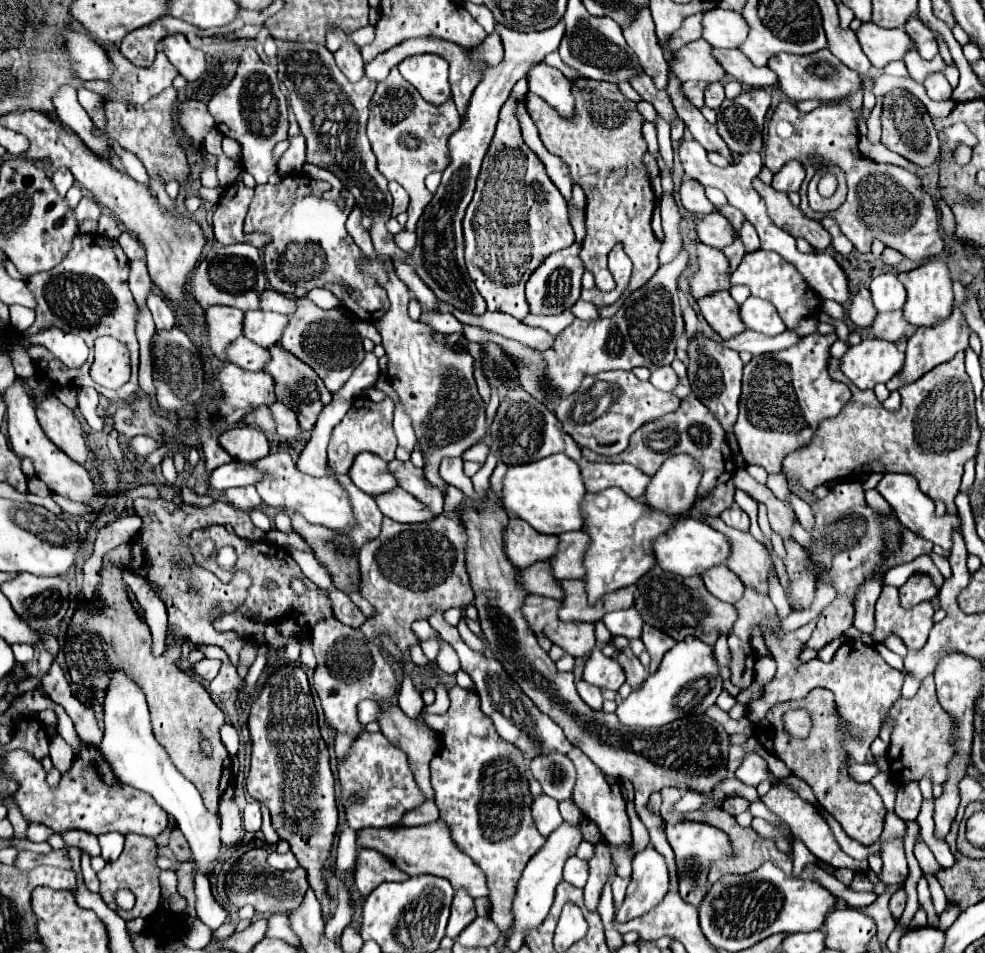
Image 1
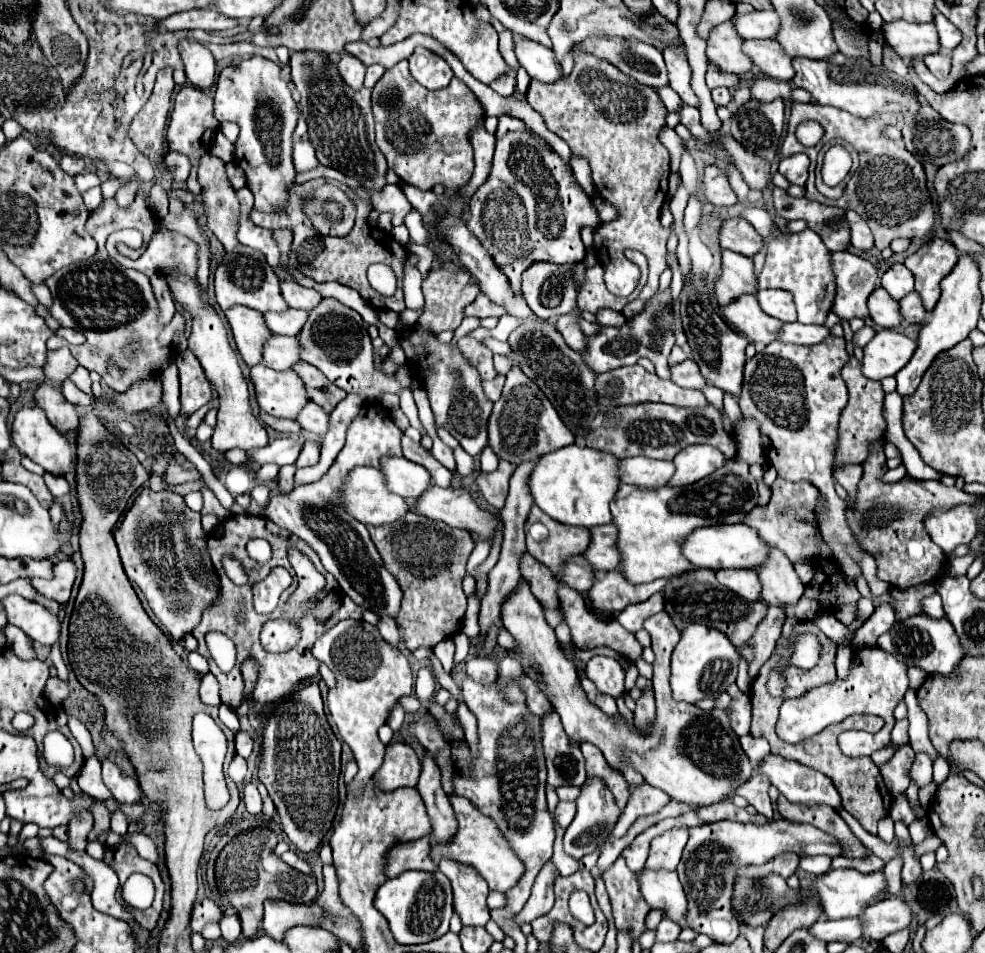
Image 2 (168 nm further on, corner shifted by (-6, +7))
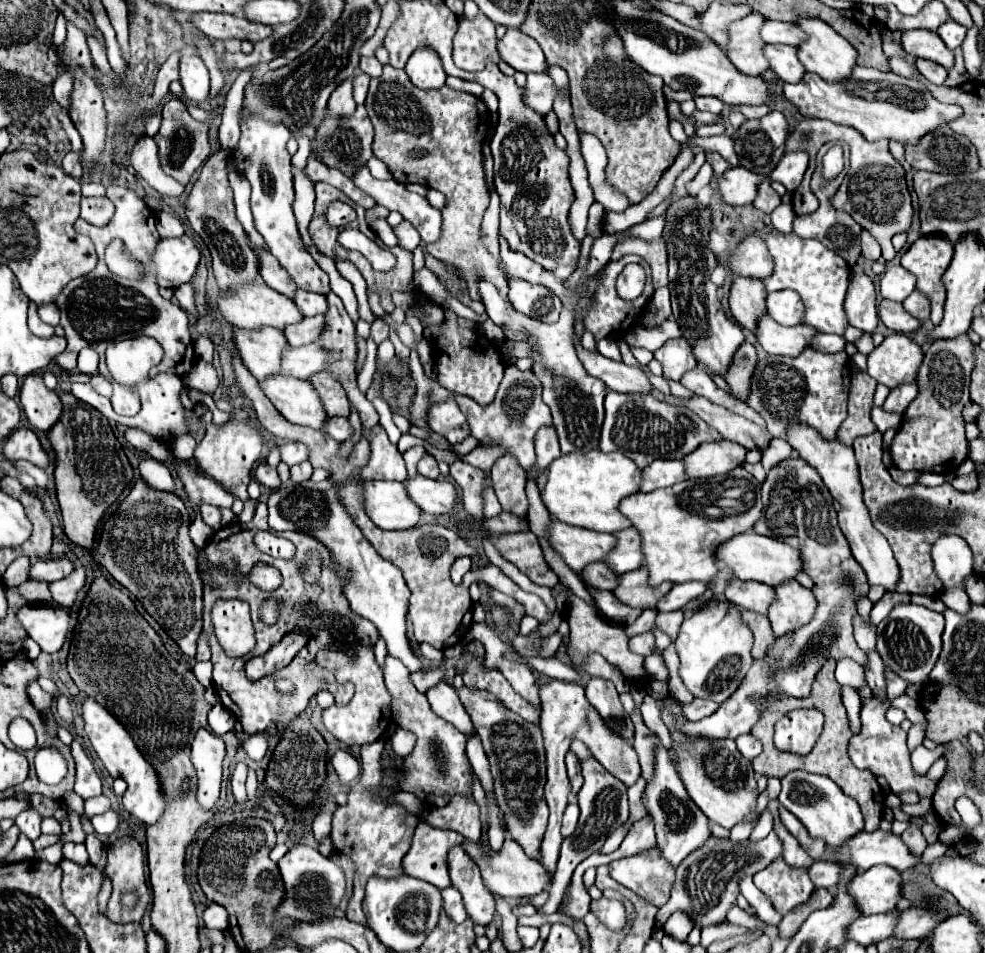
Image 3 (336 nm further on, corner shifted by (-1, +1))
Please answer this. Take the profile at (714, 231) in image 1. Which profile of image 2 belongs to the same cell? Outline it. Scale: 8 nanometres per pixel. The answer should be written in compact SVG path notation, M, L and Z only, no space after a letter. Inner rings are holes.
M730 218L720 230L720 246L752 258L762 250L762 236L744 218Z

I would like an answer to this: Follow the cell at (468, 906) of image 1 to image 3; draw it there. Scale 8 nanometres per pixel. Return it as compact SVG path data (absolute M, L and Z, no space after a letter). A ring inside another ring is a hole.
M453 846L447 856L447 868L451 886L455 886L463 896L467 916L473 920L473 924L487 926L493 920L495 898L483 886L477 864L463 852L461 846Z

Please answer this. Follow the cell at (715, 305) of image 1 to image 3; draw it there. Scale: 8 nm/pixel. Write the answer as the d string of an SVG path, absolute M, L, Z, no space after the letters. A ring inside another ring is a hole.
M767 314L759 316L755 338L763 346L767 354L783 354L783 356L799 356L803 348L807 348L807 340L815 334L815 328L799 326L781 326L771 320Z

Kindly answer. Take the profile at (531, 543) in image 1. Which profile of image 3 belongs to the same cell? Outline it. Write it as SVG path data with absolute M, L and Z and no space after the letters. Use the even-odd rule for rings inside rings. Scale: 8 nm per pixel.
M551 522L547 526L547 538L553 550L577 574L579 568L603 560L603 556L607 556L611 550L611 534L591 532L587 528L571 528L559 522Z

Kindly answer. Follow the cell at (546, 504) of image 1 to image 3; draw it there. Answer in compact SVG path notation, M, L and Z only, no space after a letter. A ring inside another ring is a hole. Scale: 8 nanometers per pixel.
M571 452L555 458L547 468L547 484L541 490L541 500L553 520L597 532L617 532L619 528L631 526L631 522L617 510L619 500L635 494L639 490L639 480L639 468L635 462L619 452Z

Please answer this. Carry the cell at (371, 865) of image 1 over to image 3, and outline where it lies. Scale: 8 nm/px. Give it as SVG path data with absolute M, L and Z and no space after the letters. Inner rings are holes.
M419 822L413 844L403 858L403 874L431 882L441 890L447 888L451 884L447 878L447 852L451 844L461 842L463 836L453 830L441 830L427 822Z

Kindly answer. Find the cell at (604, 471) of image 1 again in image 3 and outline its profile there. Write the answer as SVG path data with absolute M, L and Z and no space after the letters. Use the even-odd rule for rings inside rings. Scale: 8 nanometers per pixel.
M655 460L641 470L641 488L639 492L651 492L657 488L667 488L677 482L683 482L683 460Z

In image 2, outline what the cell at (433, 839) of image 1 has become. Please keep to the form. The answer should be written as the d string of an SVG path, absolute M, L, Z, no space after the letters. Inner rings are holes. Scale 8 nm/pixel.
M450 796L450 804L452 804L452 808L456 812L458 834L452 838L452 842L448 842L444 846L434 842L432 852L430 852L432 860L438 862L442 856L446 856L446 858L452 858L456 862L474 866L482 874L482 878L488 882L490 890L506 892L512 886L516 886L516 882L524 874L524 864L520 862L520 858L516 858L516 852L508 846L508 840L500 834L500 828L490 822L492 818L480 814L480 810L476 810L476 806L472 806L470 802L466 802L466 798Z

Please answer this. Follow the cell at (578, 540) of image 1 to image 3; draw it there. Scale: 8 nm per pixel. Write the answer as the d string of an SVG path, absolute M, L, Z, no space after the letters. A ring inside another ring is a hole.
M635 528L619 530L613 536L617 538L615 548L603 560L607 568L617 574L637 570L643 562L643 552L639 552L639 534L635 532Z

